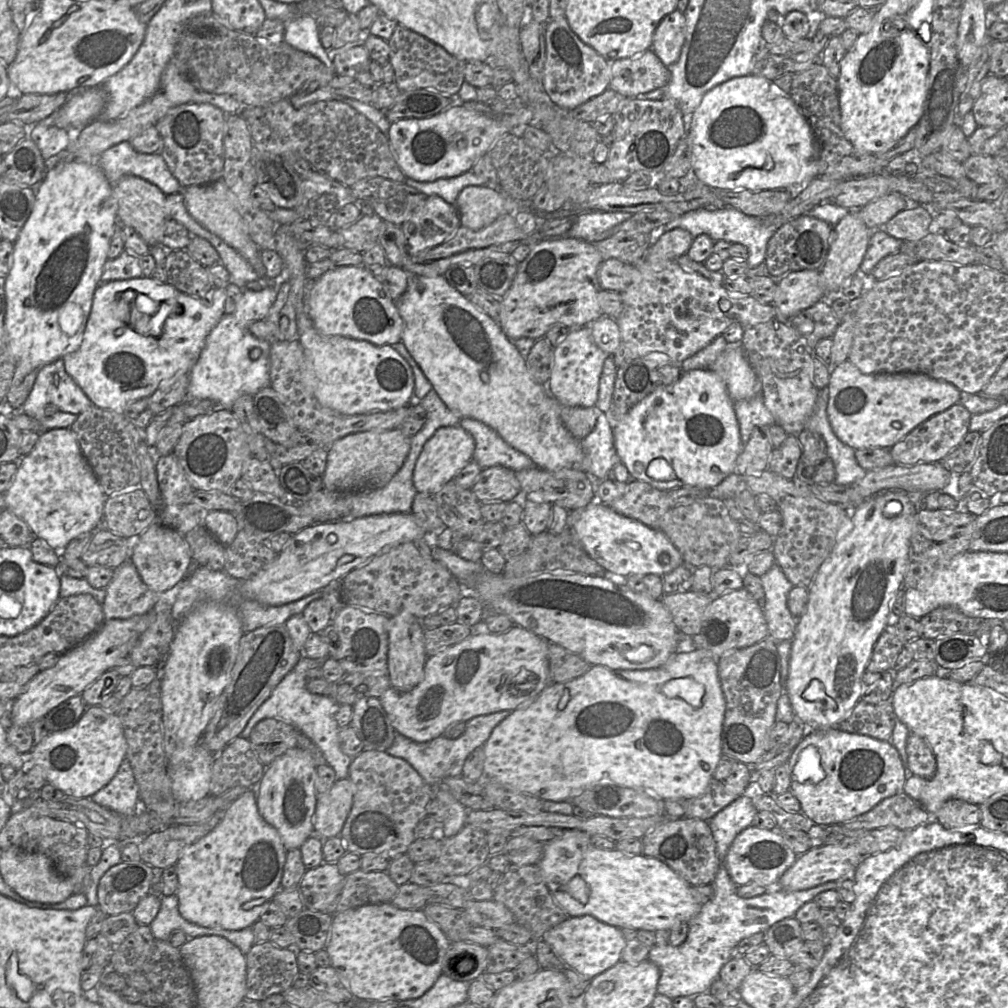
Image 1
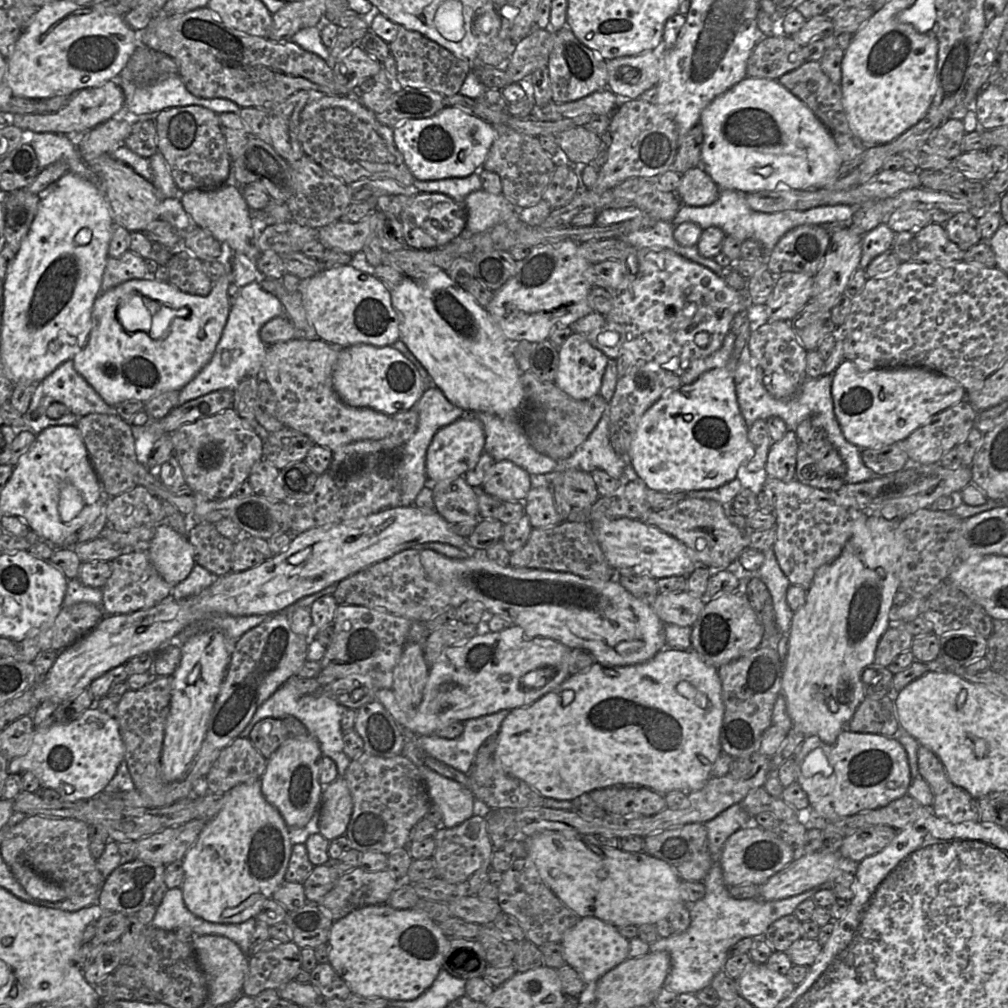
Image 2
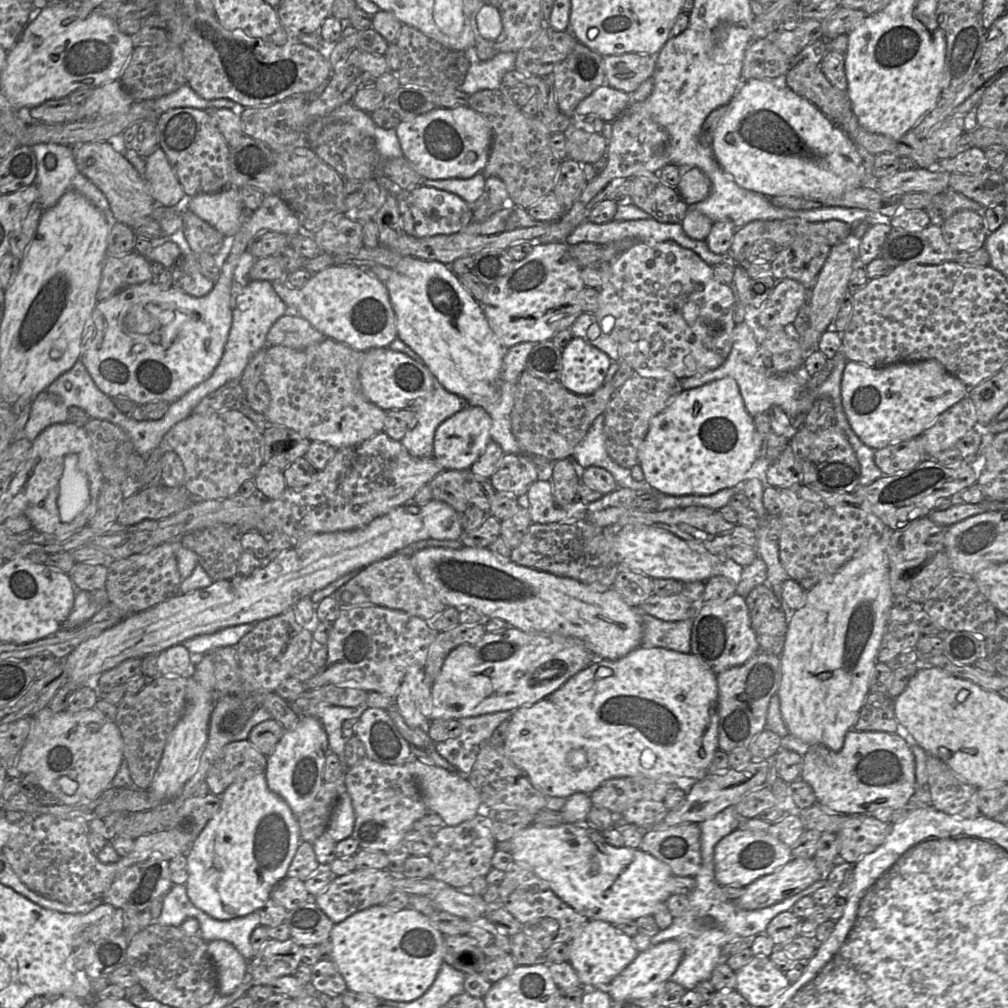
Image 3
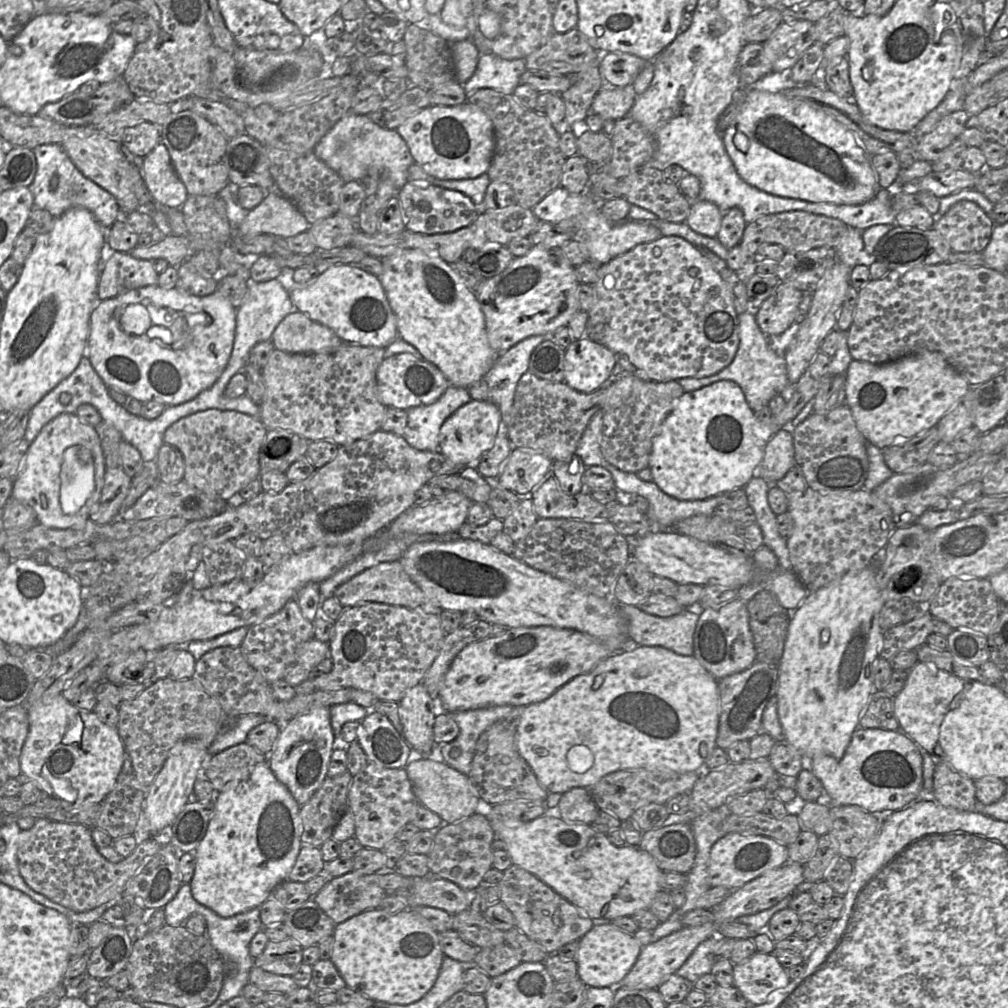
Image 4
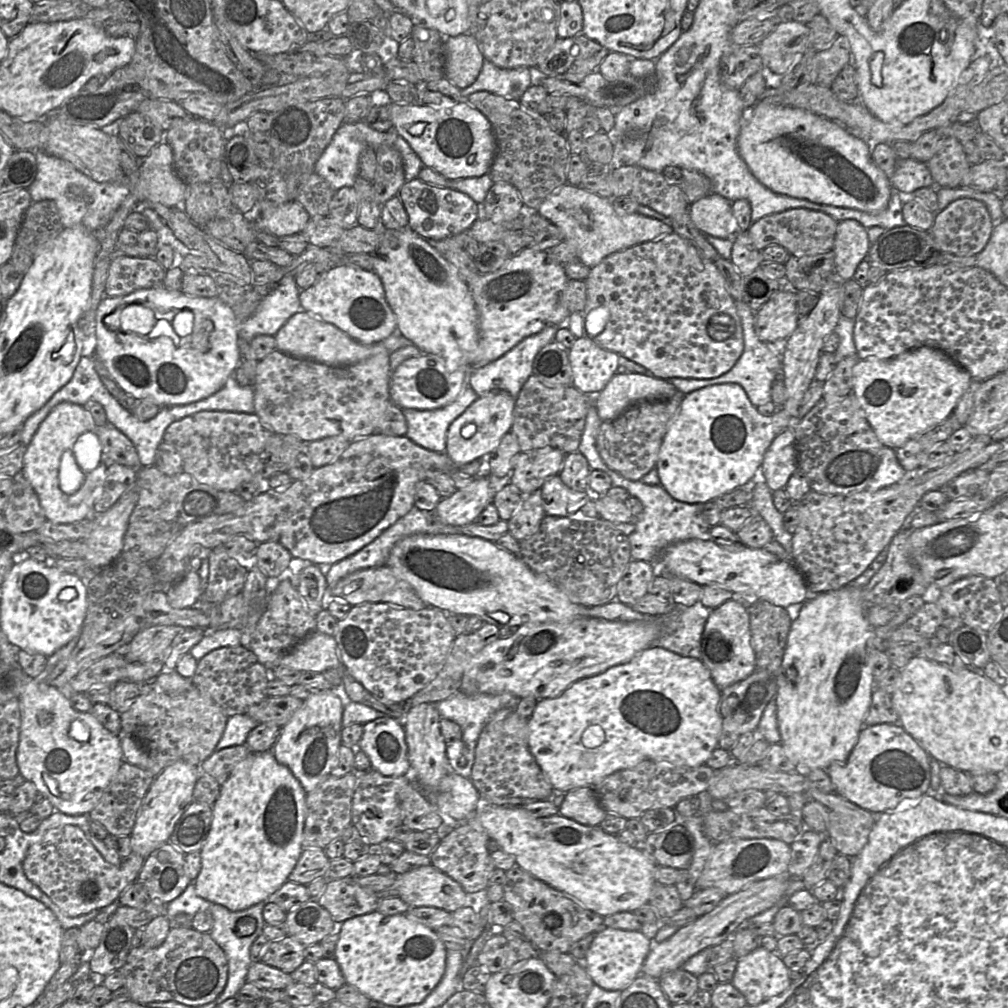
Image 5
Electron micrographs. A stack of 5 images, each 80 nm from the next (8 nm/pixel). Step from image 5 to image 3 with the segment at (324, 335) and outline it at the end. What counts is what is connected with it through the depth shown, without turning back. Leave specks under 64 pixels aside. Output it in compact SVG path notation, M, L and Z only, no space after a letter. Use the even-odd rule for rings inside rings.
M283 315L269 329L266 340L268 346L285 346L302 349L325 339L300 315Z

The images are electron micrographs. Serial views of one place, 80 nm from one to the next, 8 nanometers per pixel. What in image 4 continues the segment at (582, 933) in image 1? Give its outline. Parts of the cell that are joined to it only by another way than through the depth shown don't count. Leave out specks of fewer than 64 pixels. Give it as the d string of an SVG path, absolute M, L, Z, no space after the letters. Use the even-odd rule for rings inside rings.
M598 922L579 940L577 972L587 987L622 986L622 980L636 963L642 946L634 935L611 922Z

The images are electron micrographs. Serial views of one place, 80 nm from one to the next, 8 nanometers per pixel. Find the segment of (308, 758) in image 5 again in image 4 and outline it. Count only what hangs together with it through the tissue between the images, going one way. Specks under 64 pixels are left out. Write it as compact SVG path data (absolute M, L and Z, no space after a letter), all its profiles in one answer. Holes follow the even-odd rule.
M327 706L316 707L281 726L274 749L268 756L268 765L299 805L305 804L326 779L334 741L330 707Z

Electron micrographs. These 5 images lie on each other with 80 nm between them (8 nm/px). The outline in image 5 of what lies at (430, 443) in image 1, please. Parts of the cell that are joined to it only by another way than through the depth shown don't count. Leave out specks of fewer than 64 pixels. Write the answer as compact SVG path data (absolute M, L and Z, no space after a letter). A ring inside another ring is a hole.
M493 390L478 397L449 426L446 435L447 456L458 464L485 459L499 444L501 438L511 430L516 398L504 390Z

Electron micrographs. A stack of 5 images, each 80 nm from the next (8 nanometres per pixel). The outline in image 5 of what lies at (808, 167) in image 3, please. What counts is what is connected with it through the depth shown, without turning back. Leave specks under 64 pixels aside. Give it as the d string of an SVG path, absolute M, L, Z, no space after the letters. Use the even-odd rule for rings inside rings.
M758 101L751 109L744 110L743 124L737 139L737 150L739 155L744 160L755 178L771 191L798 199L806 199L814 203L843 208L853 208L867 213L875 214L887 208L893 190L890 180L887 178L884 172L873 162L871 158L871 146L872 144L868 144L867 141L854 135L836 121L827 119L802 108L778 106L769 103L763 103L760 101Z

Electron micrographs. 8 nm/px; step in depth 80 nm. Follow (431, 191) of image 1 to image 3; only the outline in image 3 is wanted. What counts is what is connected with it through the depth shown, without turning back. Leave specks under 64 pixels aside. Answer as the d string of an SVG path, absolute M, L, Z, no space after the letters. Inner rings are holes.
M479 172L471 178L425 179L422 185L454 193L468 204L473 204L484 193L485 179Z

